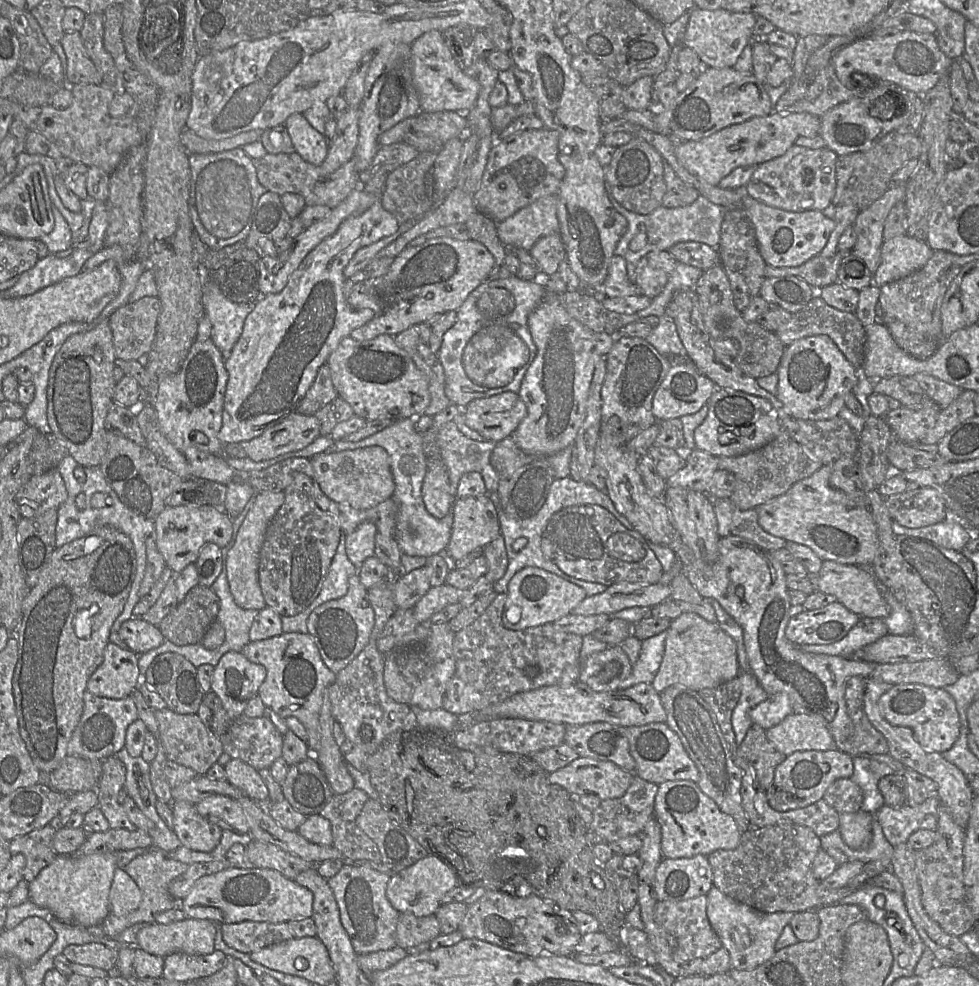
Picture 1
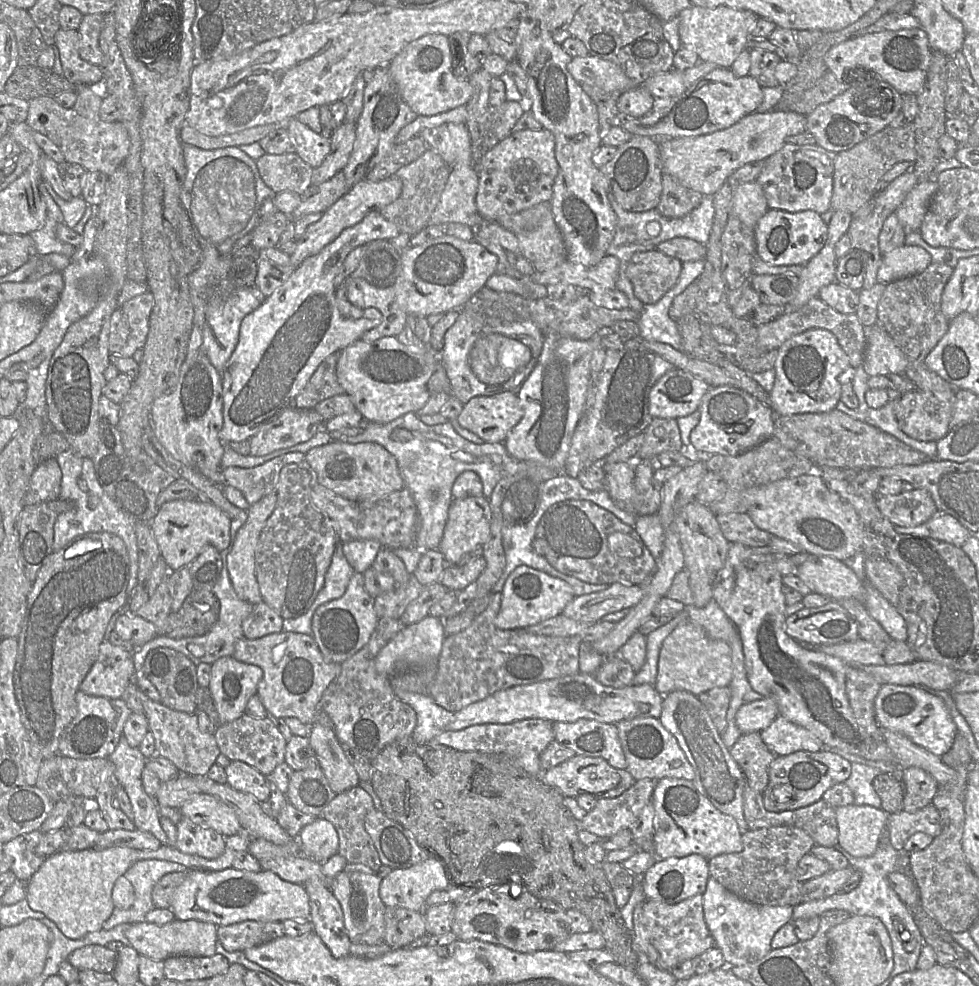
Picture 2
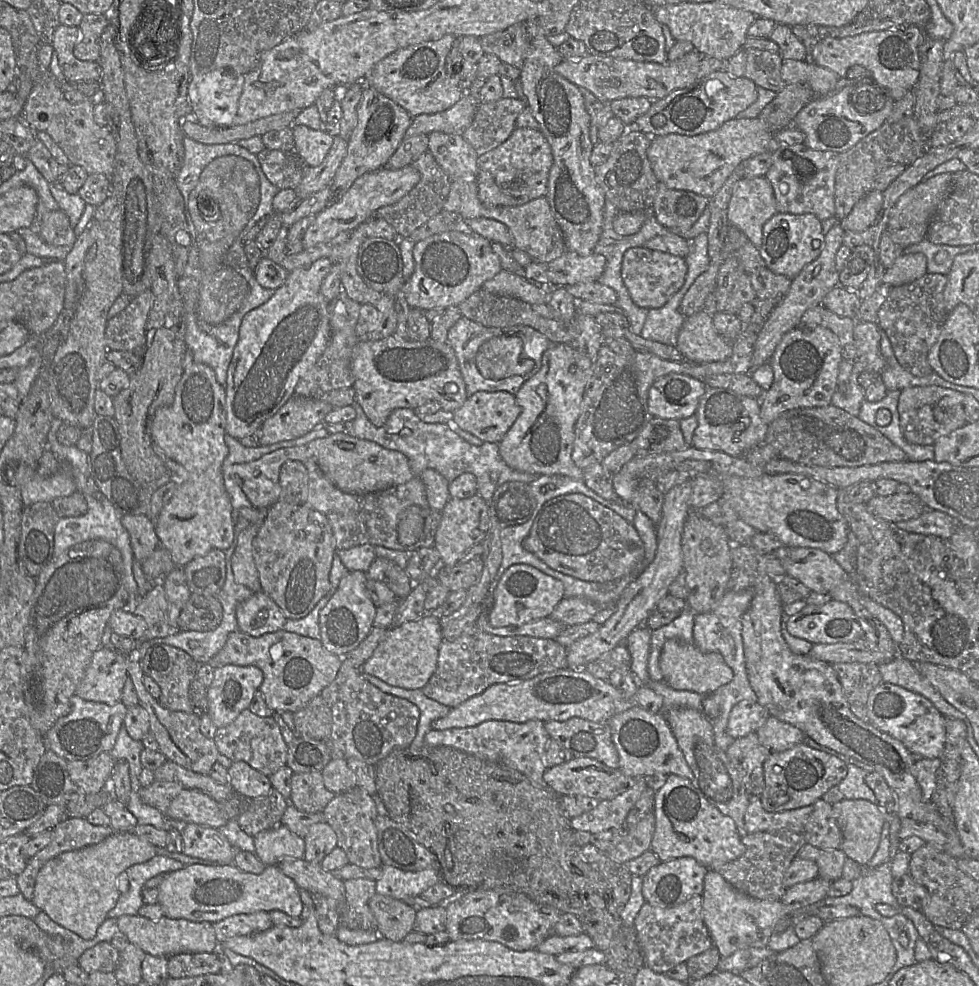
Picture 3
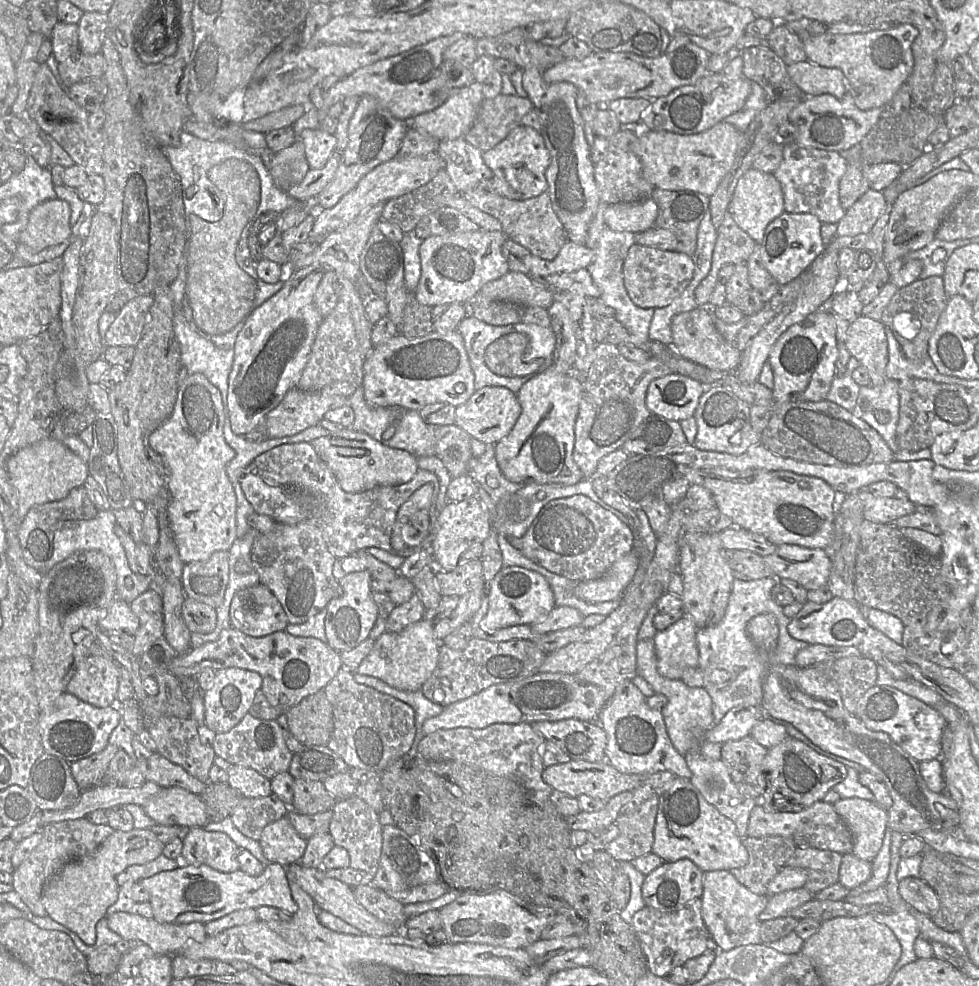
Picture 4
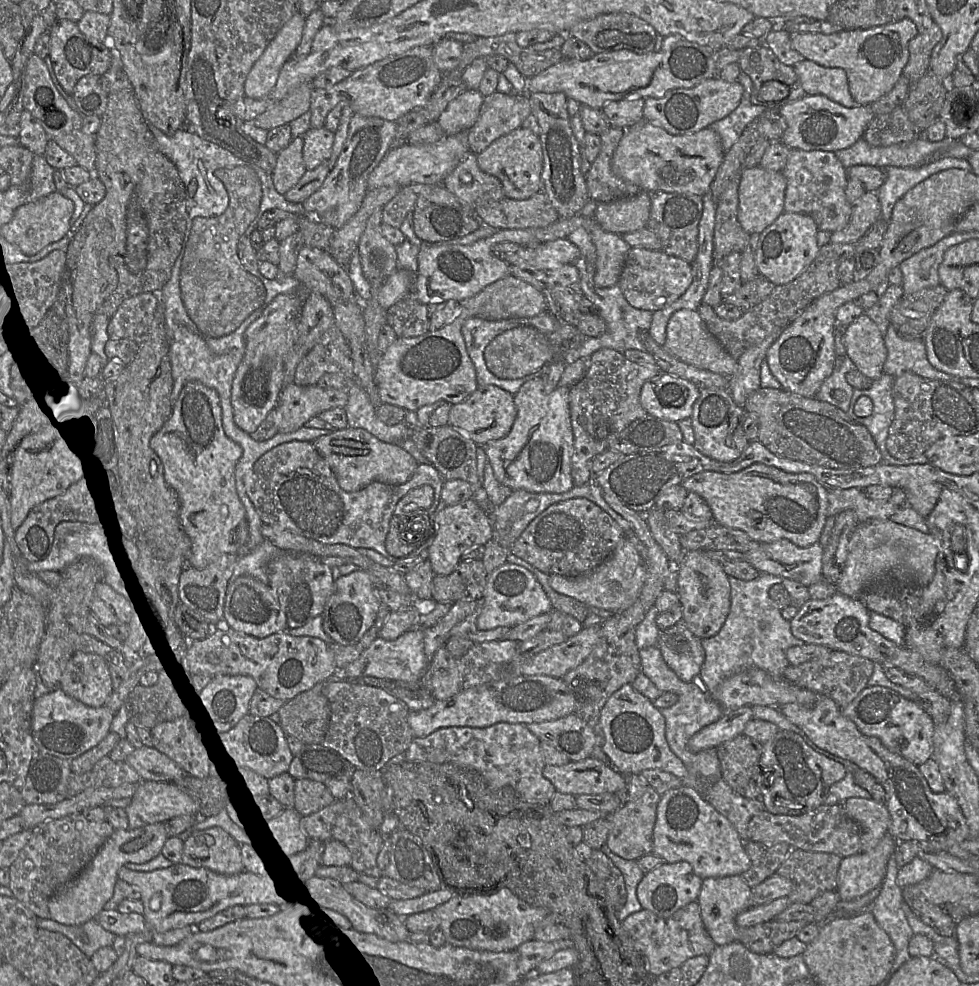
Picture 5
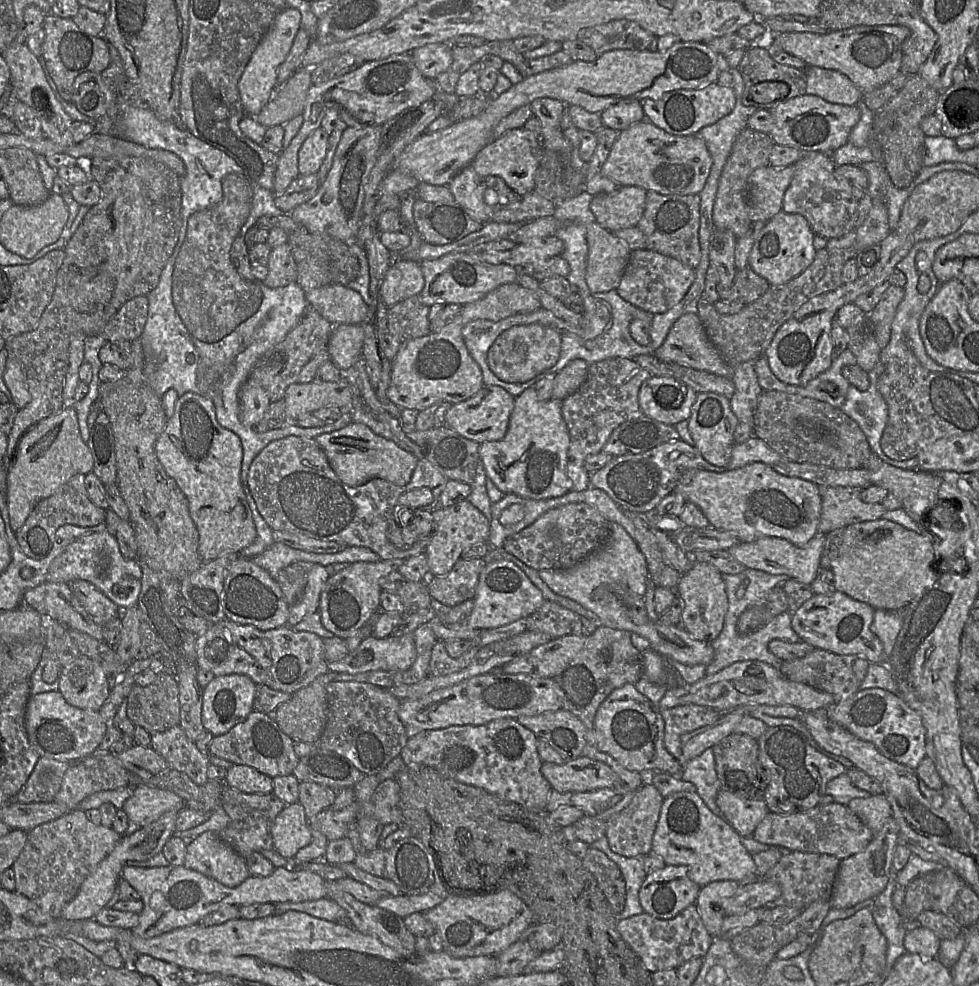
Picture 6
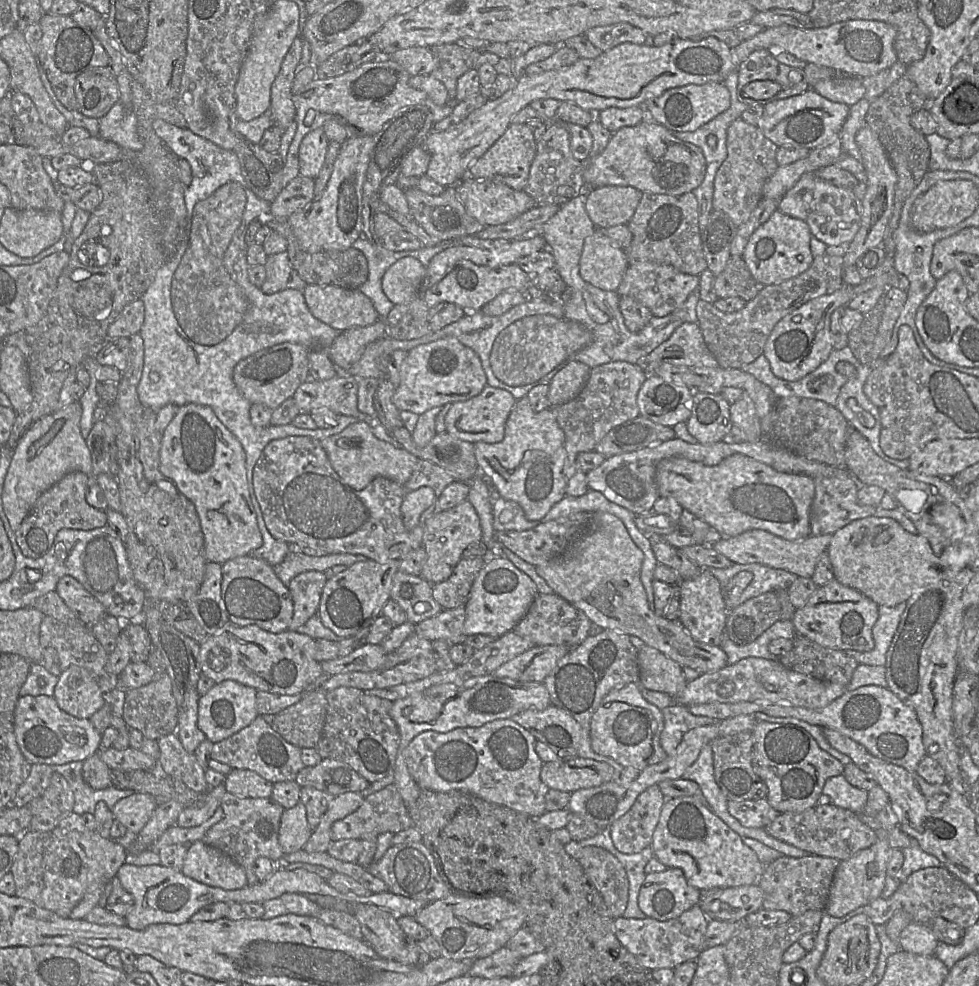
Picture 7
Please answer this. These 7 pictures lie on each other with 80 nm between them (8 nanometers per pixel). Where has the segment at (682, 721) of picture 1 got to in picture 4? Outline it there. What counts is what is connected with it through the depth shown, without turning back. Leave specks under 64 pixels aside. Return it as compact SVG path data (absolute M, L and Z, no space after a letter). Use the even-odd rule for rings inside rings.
M694 748L685 755L688 768L692 772L691 783L698 789L704 799L714 806L723 816L732 820L741 839L747 837L750 813L760 802L740 792L732 781L726 765L721 759L712 760L702 755L700 748Z

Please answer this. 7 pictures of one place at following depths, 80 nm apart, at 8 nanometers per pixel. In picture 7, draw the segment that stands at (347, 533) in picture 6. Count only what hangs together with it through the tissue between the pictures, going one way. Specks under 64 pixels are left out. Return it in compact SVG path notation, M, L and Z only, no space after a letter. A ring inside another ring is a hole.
M288 436L282 439L276 439L269 442L263 449L253 471L254 493L255 493L257 502L260 505L265 524L269 532L275 539L285 542L289 545L292 545L293 547L308 547L308 546L320 547L334 554L349 553L349 554L363 555L367 559L374 560L378 563L386 563L391 560L400 560L401 558L405 557L408 553L420 548L423 545L424 523L430 516L432 516L435 512L438 511L438 500L442 491L445 489L446 486L448 486L450 483L454 481L456 481L455 478L452 475L450 475L447 471L445 471L443 468L433 464L432 462L428 460L418 459L411 477L404 484L398 484L385 477L376 477L364 489L355 490L352 487L350 487L348 484L346 484L342 480L342 478L335 472L335 470L333 469L328 459L327 453L325 452L325 450L323 449L321 445L321 442L312 437L303 437L303 436ZM421 487L432 488L434 491L434 500L432 504L430 505L430 507L427 508L422 513L419 519L418 525L415 526L413 529L408 530L406 529L403 523L401 505L402 505L403 499L405 498L407 494Z

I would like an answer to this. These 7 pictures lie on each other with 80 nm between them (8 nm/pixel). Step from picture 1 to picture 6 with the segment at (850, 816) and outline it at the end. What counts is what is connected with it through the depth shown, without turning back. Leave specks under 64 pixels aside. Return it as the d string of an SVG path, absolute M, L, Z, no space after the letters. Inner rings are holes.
M884 794L852 799L847 807L870 828L874 835L892 817L890 803Z

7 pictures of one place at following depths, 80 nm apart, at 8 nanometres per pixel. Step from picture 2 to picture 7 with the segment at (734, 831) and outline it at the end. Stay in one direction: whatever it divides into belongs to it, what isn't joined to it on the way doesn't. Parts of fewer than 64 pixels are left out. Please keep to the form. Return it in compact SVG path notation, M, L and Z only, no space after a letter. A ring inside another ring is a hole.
M693 797L665 801L651 848L654 857L666 868L681 869L687 883L700 891L756 884L765 867L737 833Z

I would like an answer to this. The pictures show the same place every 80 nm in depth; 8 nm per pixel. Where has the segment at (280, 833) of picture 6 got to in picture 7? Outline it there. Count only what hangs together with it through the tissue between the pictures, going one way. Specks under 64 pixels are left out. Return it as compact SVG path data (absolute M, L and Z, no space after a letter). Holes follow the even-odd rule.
M299 801L283 811L280 819L278 842L284 854L303 849L312 834L306 818L306 807Z

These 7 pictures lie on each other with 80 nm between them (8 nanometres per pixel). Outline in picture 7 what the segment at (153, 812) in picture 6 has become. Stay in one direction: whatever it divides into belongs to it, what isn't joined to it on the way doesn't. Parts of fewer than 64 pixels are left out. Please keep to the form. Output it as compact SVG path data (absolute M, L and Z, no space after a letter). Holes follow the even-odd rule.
M135 792L120 799L113 807L114 819L120 821L127 830L138 834L150 820L157 808L156 798L148 793Z

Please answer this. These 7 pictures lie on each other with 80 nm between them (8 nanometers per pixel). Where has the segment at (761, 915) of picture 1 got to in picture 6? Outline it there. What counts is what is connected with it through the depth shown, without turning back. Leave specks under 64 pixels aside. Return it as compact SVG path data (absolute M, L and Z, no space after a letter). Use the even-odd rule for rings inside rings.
M714 881L701 887L695 904L706 930L713 938L719 938L726 917L724 901L732 897L740 885L735 881Z

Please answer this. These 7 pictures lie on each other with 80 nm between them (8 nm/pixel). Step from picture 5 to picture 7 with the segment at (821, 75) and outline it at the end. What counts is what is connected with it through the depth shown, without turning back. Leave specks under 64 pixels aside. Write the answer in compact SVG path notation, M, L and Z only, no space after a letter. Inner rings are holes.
M841 73L817 82L813 86L813 90L832 102L843 103L848 106L863 99L865 94L861 78Z

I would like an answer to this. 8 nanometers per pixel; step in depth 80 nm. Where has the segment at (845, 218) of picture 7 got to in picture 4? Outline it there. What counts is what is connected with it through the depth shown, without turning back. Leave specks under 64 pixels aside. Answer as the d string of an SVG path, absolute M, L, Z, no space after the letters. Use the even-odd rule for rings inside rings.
M790 143L783 147L783 160L773 173L780 182L784 211L788 213L810 213L821 223L837 224L845 215L839 199L839 182L846 172L848 162L837 151L805 148Z

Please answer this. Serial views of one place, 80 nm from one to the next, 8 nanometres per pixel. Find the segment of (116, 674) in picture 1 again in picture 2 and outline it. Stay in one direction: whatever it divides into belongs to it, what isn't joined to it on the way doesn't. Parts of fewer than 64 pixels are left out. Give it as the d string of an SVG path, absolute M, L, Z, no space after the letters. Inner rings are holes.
M104 640L96 661L80 685L80 691L91 696L119 699L127 686L135 682L136 676L133 653Z

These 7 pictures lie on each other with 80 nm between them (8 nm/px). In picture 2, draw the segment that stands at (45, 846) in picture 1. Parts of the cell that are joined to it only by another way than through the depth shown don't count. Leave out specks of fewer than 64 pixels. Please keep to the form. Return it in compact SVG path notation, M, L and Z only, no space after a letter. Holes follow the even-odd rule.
M35 830L19 835L3 844L4 855L17 879L27 882L39 869L46 857L36 854L35 848L43 833Z

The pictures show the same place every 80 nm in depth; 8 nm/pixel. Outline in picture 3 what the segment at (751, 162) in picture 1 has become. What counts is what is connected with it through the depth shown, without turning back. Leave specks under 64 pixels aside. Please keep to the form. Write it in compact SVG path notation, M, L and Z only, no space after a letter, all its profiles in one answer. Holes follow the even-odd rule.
M734 118L718 129L694 136L667 134L652 136L647 157L659 182L675 190L713 197L743 161L772 151L774 135L758 118Z

